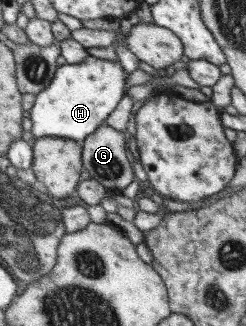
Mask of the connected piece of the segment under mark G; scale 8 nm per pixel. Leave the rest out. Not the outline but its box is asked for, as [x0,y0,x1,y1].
[80,124,133,190]

